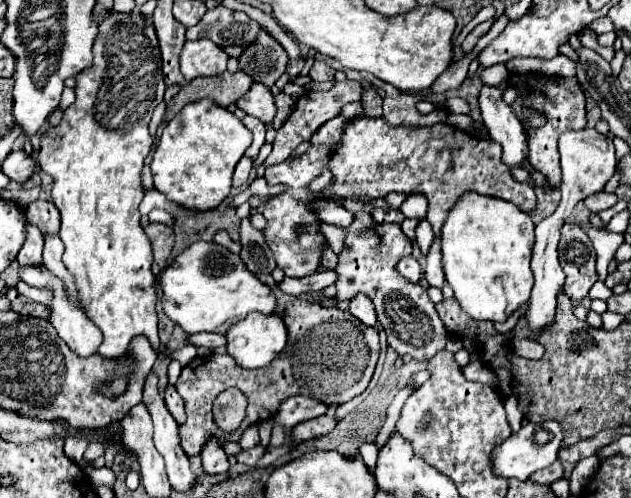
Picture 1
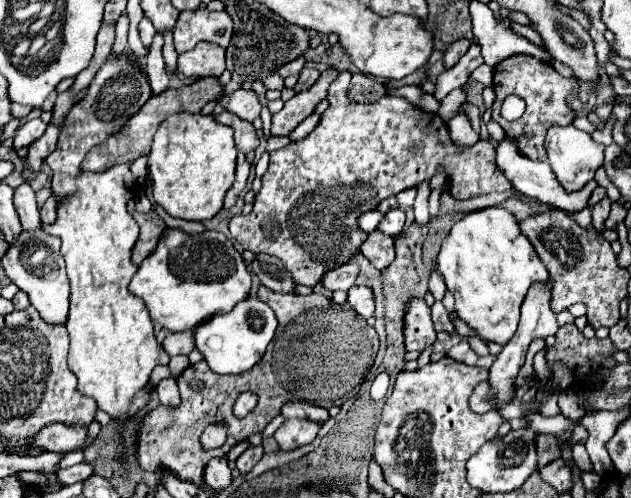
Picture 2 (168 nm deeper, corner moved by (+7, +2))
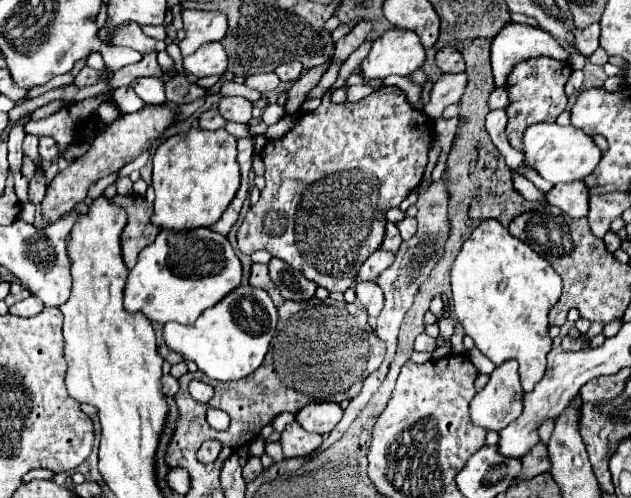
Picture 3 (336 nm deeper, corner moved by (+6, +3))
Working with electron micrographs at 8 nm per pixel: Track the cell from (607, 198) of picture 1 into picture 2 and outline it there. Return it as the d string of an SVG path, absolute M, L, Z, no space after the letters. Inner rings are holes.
M602 198L602 200L592 208L592 226L594 226L594 230L598 230L598 232L604 230L604 220L606 220L608 214L610 214L610 206L612 206L612 200L610 200L610 198Z

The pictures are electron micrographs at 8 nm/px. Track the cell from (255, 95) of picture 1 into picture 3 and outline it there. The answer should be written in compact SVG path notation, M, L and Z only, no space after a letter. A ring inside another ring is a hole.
M221 97L219 101L219 111L227 121L237 121L237 123L249 123L253 103L245 97Z

